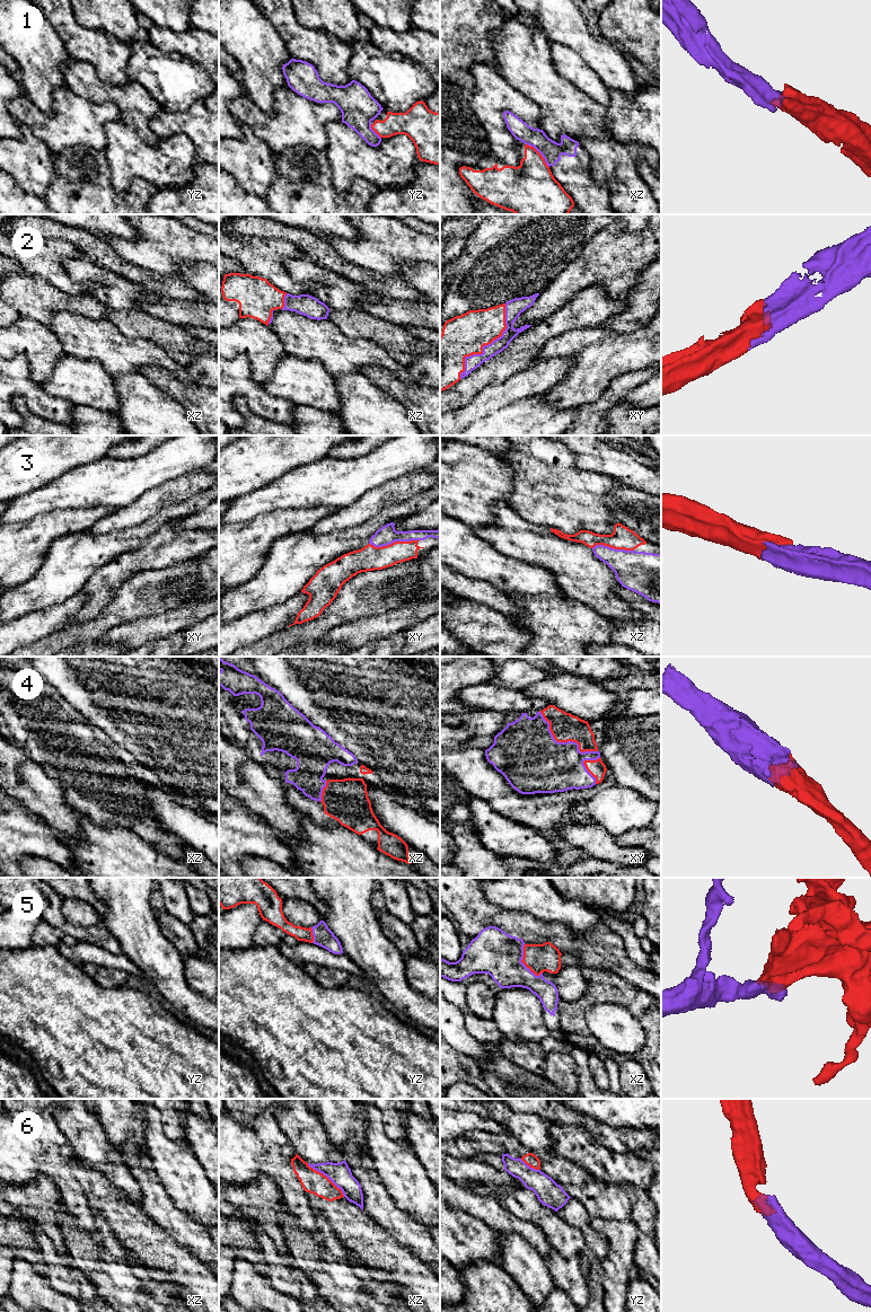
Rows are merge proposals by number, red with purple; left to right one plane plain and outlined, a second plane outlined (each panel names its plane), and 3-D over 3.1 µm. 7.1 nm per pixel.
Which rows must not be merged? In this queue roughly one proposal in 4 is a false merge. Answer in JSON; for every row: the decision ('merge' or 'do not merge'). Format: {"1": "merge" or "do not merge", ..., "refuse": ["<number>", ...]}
{"1": "do not merge", "2": "merge", "3": "merge", "4": "merge", "5": "merge", "6": "do not merge", "refuse": ["1", "6"]}

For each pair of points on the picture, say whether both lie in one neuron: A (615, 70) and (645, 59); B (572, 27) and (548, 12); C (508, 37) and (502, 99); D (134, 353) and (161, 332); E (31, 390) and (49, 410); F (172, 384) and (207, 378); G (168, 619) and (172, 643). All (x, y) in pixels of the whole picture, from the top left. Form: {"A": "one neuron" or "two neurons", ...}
{"A": "two neurons", "B": "one neuron", "C": "two neurons", "D": "two neurons", "E": "one neuron", "F": "two neurons", "G": "two neurons"}

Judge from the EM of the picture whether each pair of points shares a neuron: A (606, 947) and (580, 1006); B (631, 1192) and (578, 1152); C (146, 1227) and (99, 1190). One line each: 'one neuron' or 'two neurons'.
A: two neurons
B: two neurons
C: one neuron

